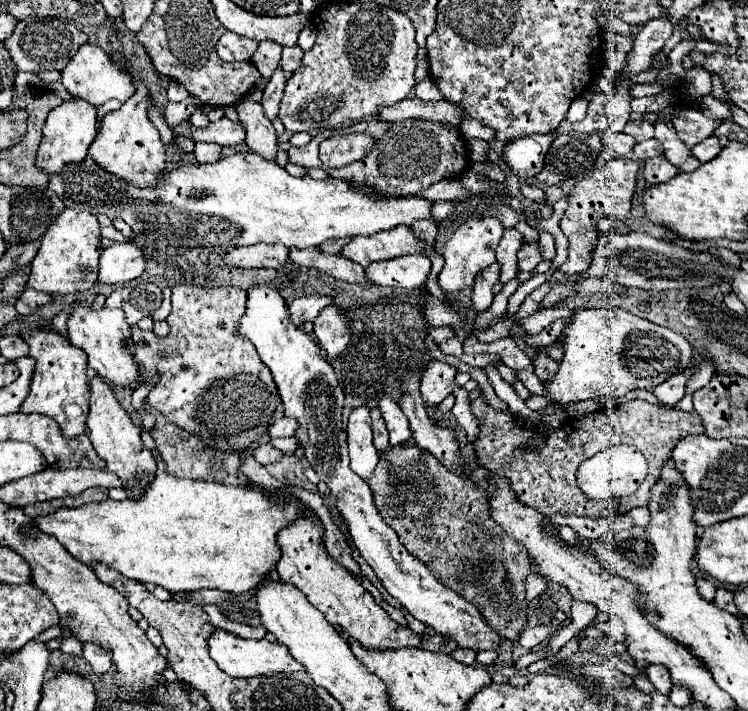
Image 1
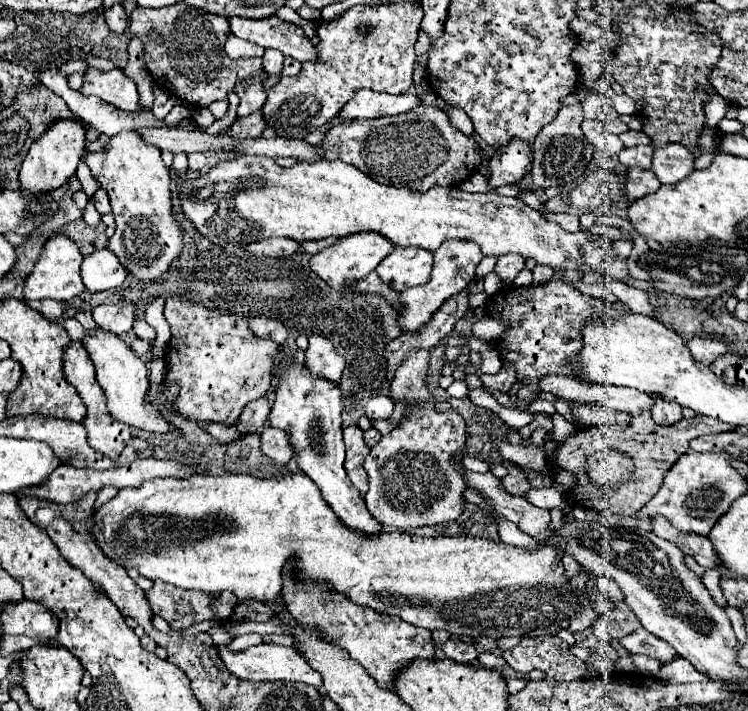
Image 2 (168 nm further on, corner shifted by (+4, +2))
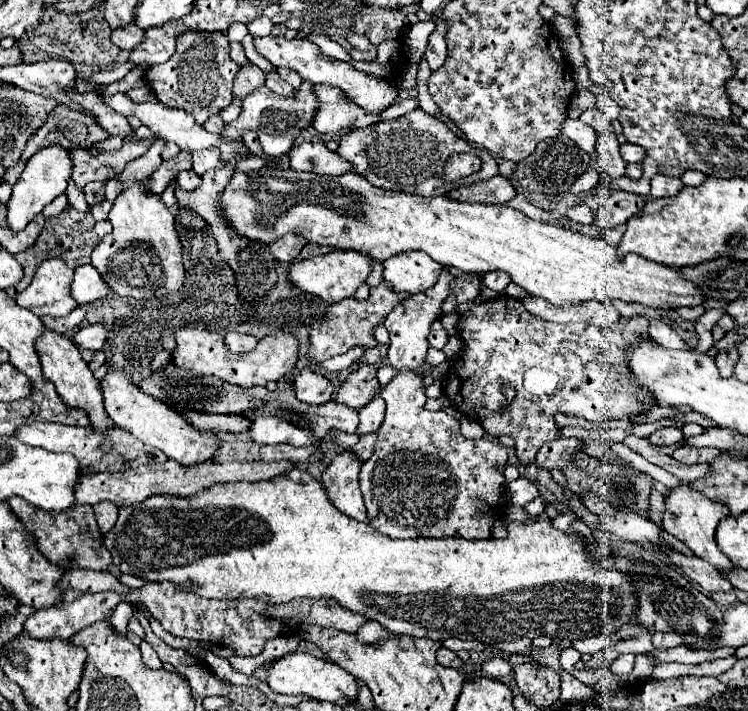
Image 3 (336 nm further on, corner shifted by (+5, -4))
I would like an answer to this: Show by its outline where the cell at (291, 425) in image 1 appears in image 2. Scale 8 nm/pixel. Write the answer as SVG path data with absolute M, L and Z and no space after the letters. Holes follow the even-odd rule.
M264 428L262 436L260 436L260 450L262 454L266 454L268 458L272 458L274 462L278 464L288 464L294 450L288 442L288 434L284 430L278 430L278 428Z

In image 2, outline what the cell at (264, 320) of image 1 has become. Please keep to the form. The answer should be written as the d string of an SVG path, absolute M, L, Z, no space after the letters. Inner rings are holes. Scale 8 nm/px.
M284 350L276 354L278 366L278 390L272 410L268 414L270 426L288 432L290 444L294 446L298 466L304 474L308 474L320 488L322 498L336 512L336 516L346 522L352 530L362 530L366 534L382 532L382 524L374 522L372 514L364 506L360 492L352 486L346 470L344 470L344 440L342 440L342 418L340 418L340 398L342 392L336 384L324 378L312 378L304 366L288 364Z

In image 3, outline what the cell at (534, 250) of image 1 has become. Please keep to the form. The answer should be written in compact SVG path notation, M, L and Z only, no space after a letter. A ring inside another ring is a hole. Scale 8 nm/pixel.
M487 272L485 276L483 276L483 286L487 286L487 288L491 288L493 292L497 292L497 294L501 294L505 288L507 288L507 284L509 284L511 280L509 280L509 274L505 274L505 272Z

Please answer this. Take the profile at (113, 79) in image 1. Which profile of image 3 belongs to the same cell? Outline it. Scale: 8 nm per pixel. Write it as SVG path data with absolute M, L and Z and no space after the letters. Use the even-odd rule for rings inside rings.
M95 88L95 94L99 96L99 100L107 106L111 106L115 112L123 114L125 118L139 118L141 124L145 124L147 128L151 128L155 132L155 136L167 140L167 142L175 142L181 150L203 150L203 148L211 148L211 146L217 146L221 150L221 160L229 162L229 160L239 160L239 154L241 158L245 158L249 154L249 148L243 144L243 140L237 140L237 142L223 142L219 138L219 134L209 134L203 126L199 126L195 122L195 118L191 114L187 114L185 110L177 110L177 108L169 108L169 106L163 106L161 102L143 102L143 104L137 104L133 102L127 94L123 92L117 92L117 94L111 94L107 96L105 94L105 88Z

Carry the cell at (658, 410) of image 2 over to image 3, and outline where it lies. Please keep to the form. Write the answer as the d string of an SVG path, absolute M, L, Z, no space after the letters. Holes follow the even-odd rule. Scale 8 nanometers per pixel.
M659 428L657 432L653 432L649 436L649 440L653 444L675 444L675 442L681 442L683 440L683 432L681 428Z

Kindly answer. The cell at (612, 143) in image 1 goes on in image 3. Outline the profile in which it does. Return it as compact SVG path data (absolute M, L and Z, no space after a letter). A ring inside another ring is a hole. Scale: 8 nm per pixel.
M567 118L561 132L571 138L579 148L583 148L585 152L595 152L595 142L597 142L597 132L595 128L591 128L589 124L583 124L581 120L571 120Z

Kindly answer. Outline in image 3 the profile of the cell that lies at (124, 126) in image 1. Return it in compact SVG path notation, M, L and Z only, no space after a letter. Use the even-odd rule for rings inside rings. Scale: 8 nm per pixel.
M149 178L139 180L119 192L109 212L113 232L99 242L91 256L91 264L99 268L101 276L105 276L105 282L115 294L141 300L179 290L185 278L183 246L179 232L175 230L175 216L163 204L161 194L147 190L147 182Z

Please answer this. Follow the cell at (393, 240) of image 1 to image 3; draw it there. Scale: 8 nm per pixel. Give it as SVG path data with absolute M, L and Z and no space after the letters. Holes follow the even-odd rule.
M333 250L329 254L319 254L301 262L295 262L289 270L289 280L299 286L301 290L319 296L327 302L341 302L345 298L351 298L355 290L367 280L373 268L373 258L359 250Z

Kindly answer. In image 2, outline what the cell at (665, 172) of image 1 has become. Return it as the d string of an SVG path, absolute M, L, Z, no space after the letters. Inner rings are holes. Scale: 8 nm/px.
M638 168L626 170L626 190L624 190L626 202L654 194L660 186L662 184L658 182L658 178L652 170L638 170Z

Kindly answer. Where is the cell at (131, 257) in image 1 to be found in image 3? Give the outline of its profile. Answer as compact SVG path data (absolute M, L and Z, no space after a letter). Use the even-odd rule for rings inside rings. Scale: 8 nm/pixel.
M85 264L85 266L75 268L71 292L79 304L87 304L87 302L105 298L111 292L111 288L107 286L107 282L103 280L103 276L99 274L99 270L95 266Z

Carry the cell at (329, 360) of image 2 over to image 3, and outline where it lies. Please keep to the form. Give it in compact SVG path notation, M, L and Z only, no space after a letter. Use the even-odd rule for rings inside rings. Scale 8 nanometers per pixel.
M305 366L295 376L293 386L297 392L297 400L307 404L325 404L331 400L331 394L333 394L331 380L311 366Z

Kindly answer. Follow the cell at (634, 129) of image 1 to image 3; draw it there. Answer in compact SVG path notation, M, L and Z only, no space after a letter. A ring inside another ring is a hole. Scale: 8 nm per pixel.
M625 142L625 144L621 144L621 158L625 162L641 162L645 158L645 150L639 144Z

